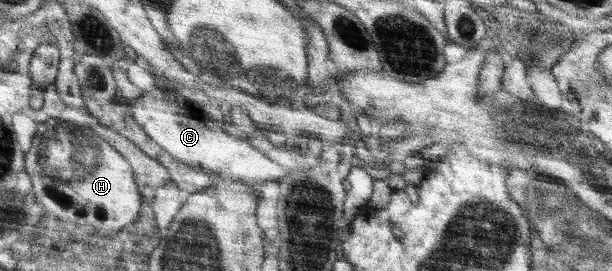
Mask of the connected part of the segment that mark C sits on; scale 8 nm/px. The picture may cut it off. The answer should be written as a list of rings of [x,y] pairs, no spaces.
[[[156,87],[155,90],[142,94],[135,102],[131,104],[131,112],[135,112],[135,120],[139,120],[139,124],[143,124],[143,129],[146,132],[151,132],[152,140],[159,140],[158,144],[166,149],[166,152],[171,154],[171,157],[177,158],[181,163],[186,163],[191,168],[197,171],[212,173],[214,176],[219,176],[221,181],[233,180],[238,182],[259,184],[263,181],[271,179],[280,180],[285,175],[288,176],[289,170],[286,167],[281,167],[273,162],[265,154],[253,148],[248,141],[239,140],[231,134],[224,132],[219,122],[211,119],[209,114],[205,114],[198,105],[190,102],[176,94],[171,89],[163,89]]]

